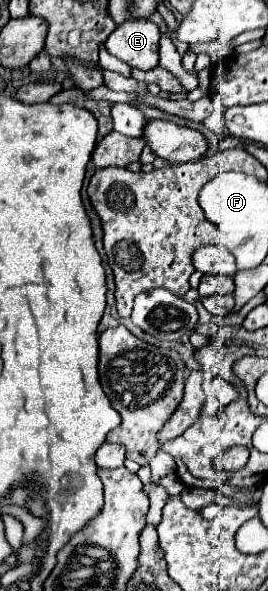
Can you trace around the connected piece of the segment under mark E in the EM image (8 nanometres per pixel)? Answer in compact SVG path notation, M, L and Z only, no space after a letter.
M148 19L126 21L108 37L106 49L130 67L150 71L158 65L158 41L160 31L156 23Z

